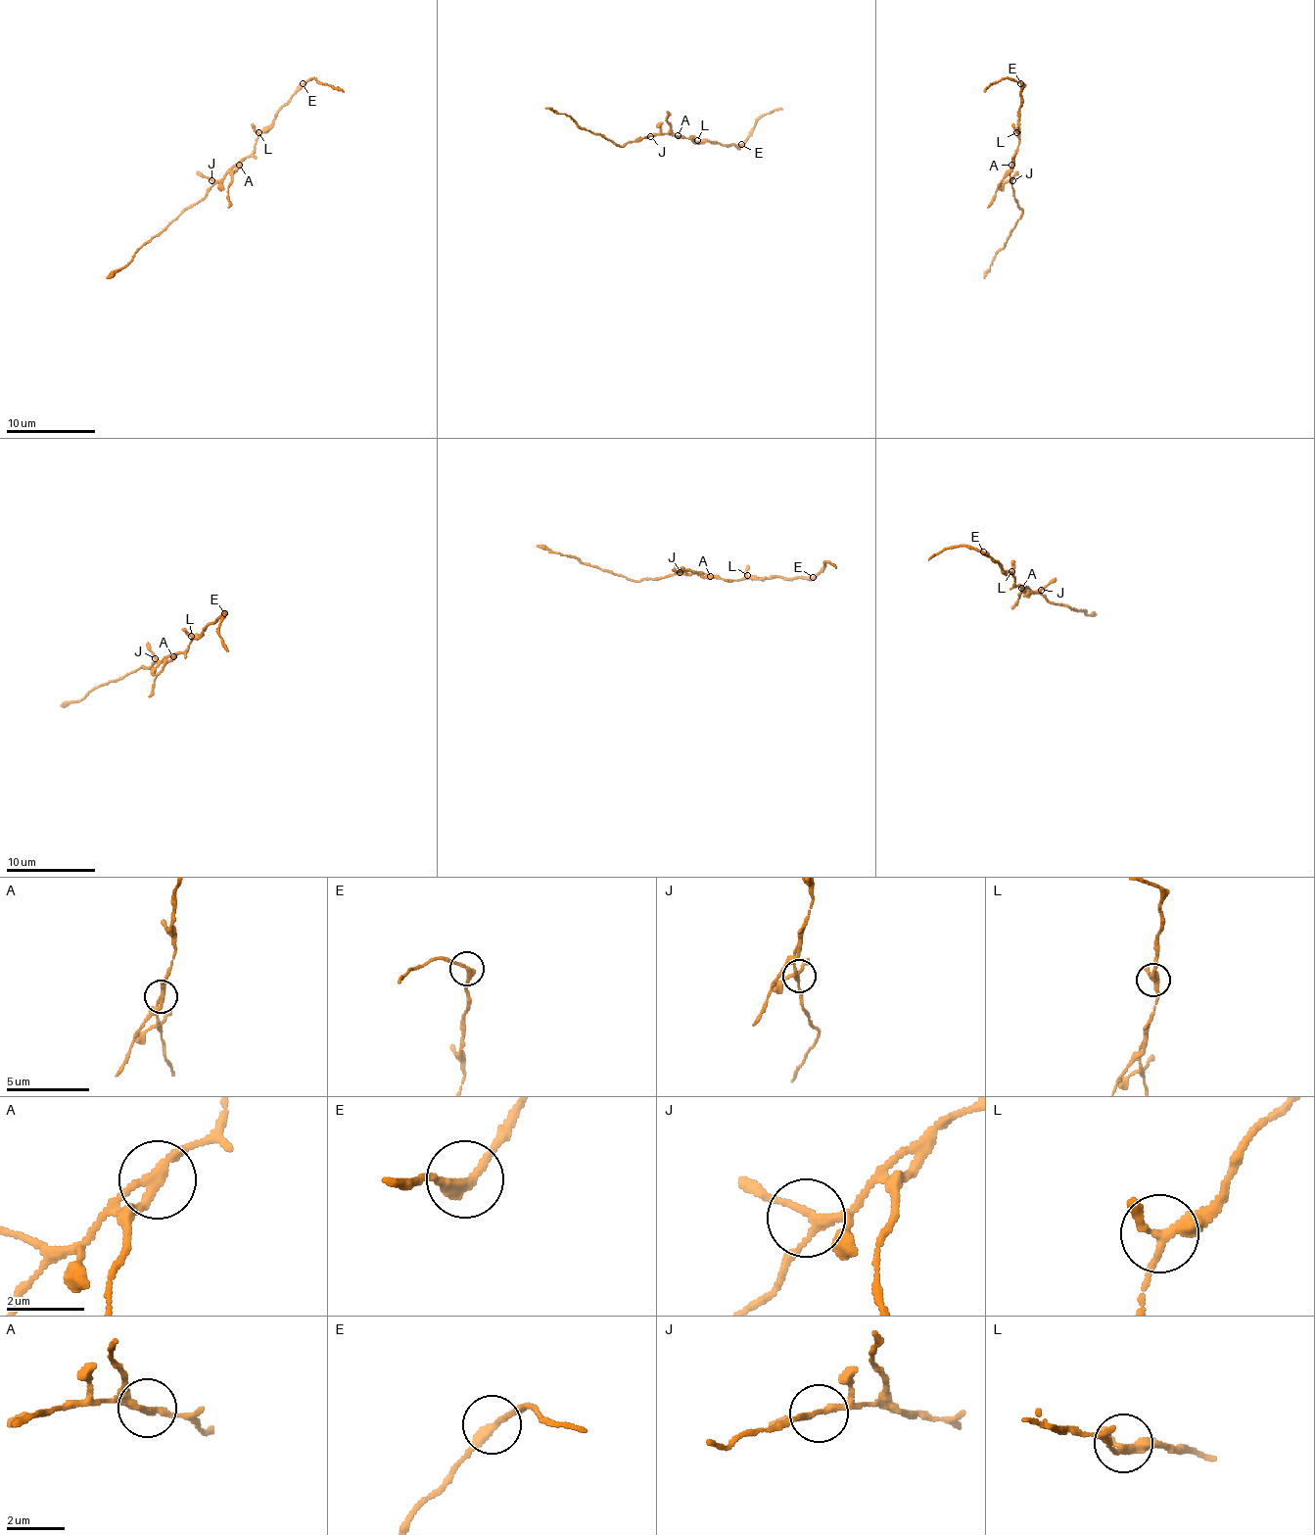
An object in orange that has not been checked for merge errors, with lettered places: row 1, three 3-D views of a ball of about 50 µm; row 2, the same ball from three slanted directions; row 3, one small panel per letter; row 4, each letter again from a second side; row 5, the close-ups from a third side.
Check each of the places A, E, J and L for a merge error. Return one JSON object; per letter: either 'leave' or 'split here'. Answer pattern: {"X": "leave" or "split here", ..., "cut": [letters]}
{"A": "split here", "E": "leave", "J": "leave", "L": "leave", "cut": ["A"]}

